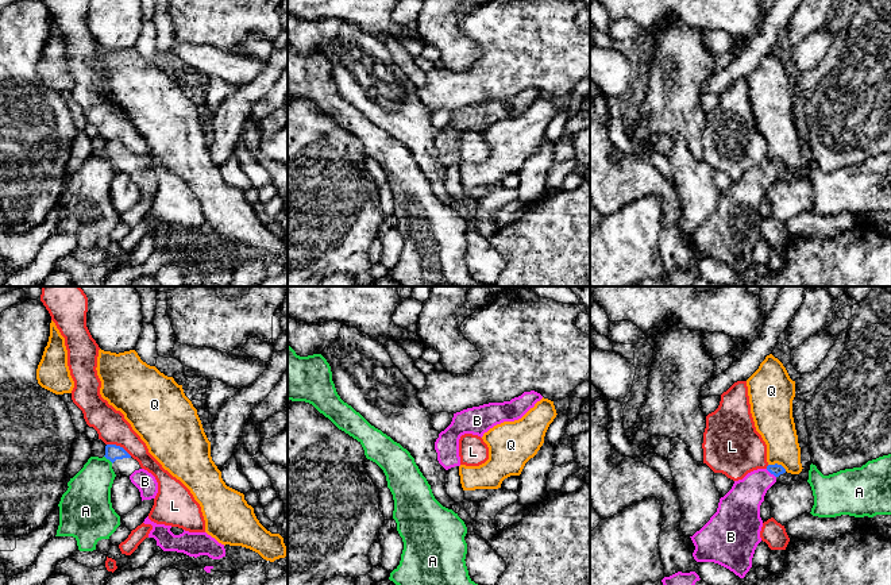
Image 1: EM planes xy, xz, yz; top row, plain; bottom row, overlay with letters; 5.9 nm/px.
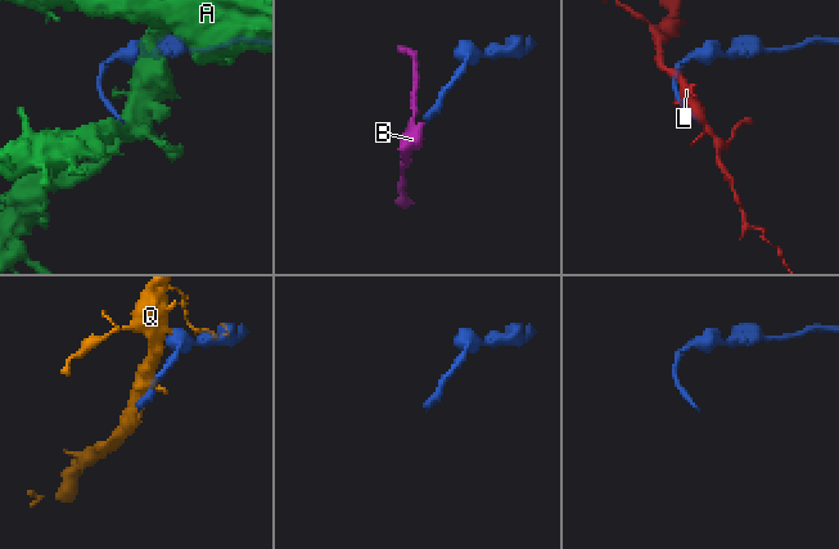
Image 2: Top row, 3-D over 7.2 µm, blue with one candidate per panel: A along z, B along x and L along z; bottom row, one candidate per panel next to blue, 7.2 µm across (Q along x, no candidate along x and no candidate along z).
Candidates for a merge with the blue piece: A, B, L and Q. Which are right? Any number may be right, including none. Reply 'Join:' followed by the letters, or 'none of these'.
Join: B

